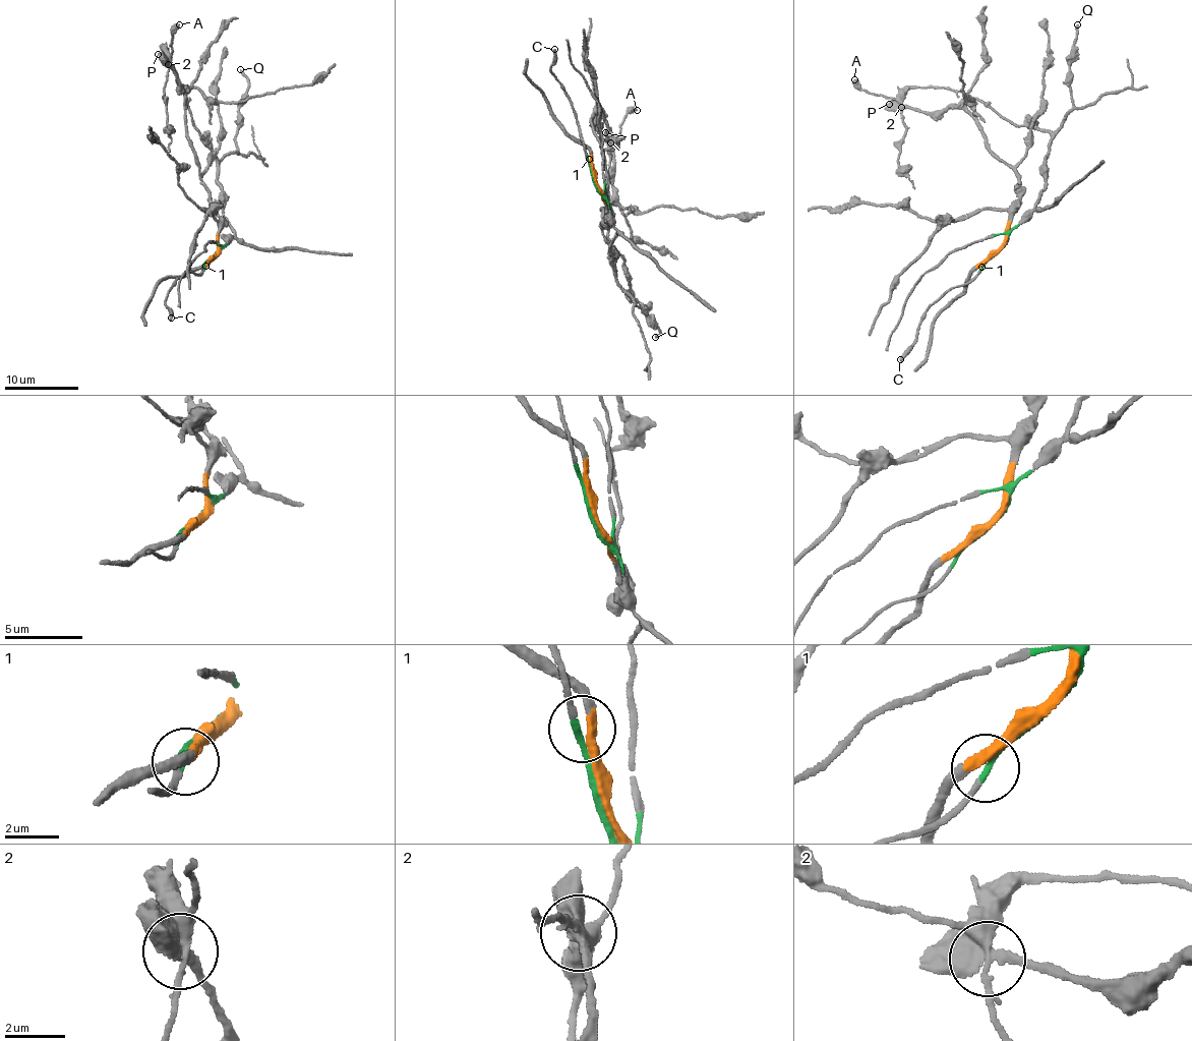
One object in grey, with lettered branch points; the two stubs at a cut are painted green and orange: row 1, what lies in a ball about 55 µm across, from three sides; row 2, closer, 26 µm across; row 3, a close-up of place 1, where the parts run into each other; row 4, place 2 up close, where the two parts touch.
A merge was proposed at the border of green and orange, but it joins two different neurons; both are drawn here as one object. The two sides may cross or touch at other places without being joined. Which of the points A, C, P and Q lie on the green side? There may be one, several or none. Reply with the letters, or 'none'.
A, C, Q

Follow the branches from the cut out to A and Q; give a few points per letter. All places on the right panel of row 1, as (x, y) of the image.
A: (1000, 247), (1045, 186), (1050, 134), (943, 87), (887, 97), (854, 78)
Q: (1000, 247), (1034, 206), (1045, 186), (1048, 141), (1072, 107), (1070, 59), (1078, 37), (1077, 24)

